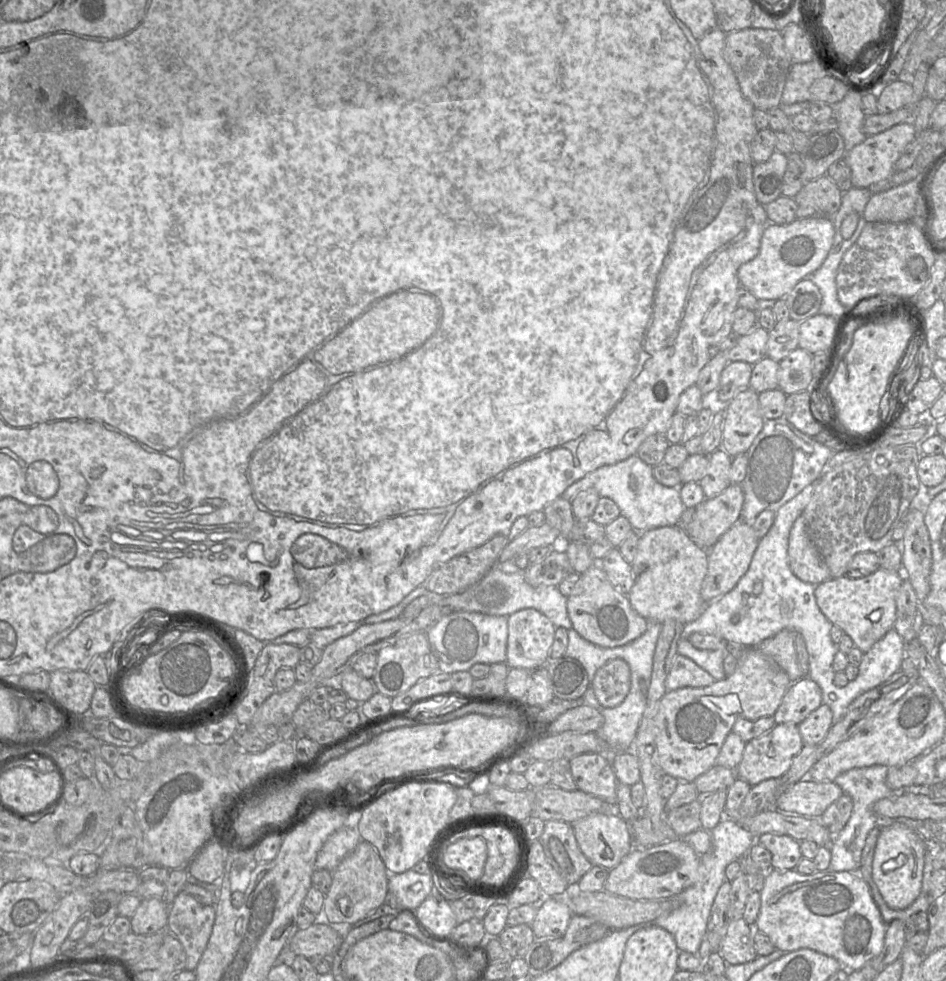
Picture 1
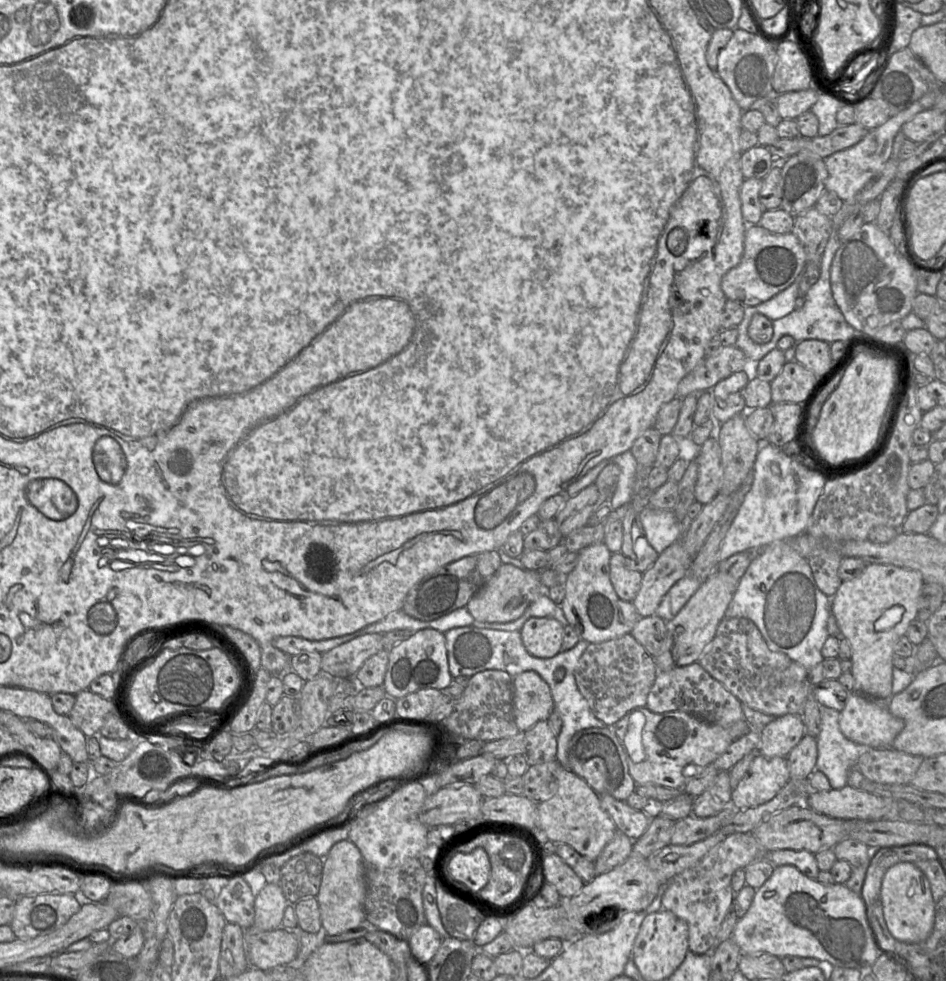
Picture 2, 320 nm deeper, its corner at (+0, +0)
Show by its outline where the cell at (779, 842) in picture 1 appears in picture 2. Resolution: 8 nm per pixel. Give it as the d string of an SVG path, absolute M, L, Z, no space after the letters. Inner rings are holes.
M751 832L726 836L693 866L671 879L662 896L662 909L672 912L688 924L688 946L694 954L710 953L716 946L716 936L722 921L733 907L735 893L731 887L731 877L736 870L744 869L759 859L766 859L775 867L793 865L810 879L816 879L820 871L814 854L809 851L791 849L767 851Z

